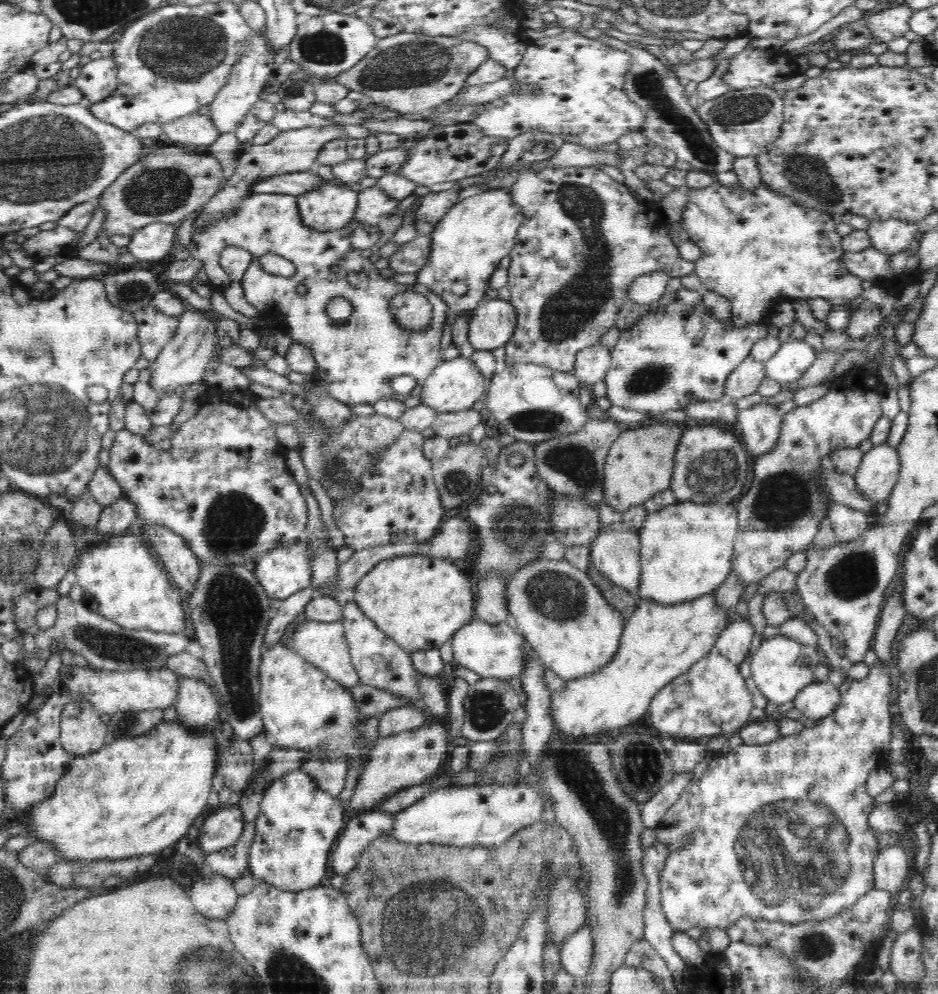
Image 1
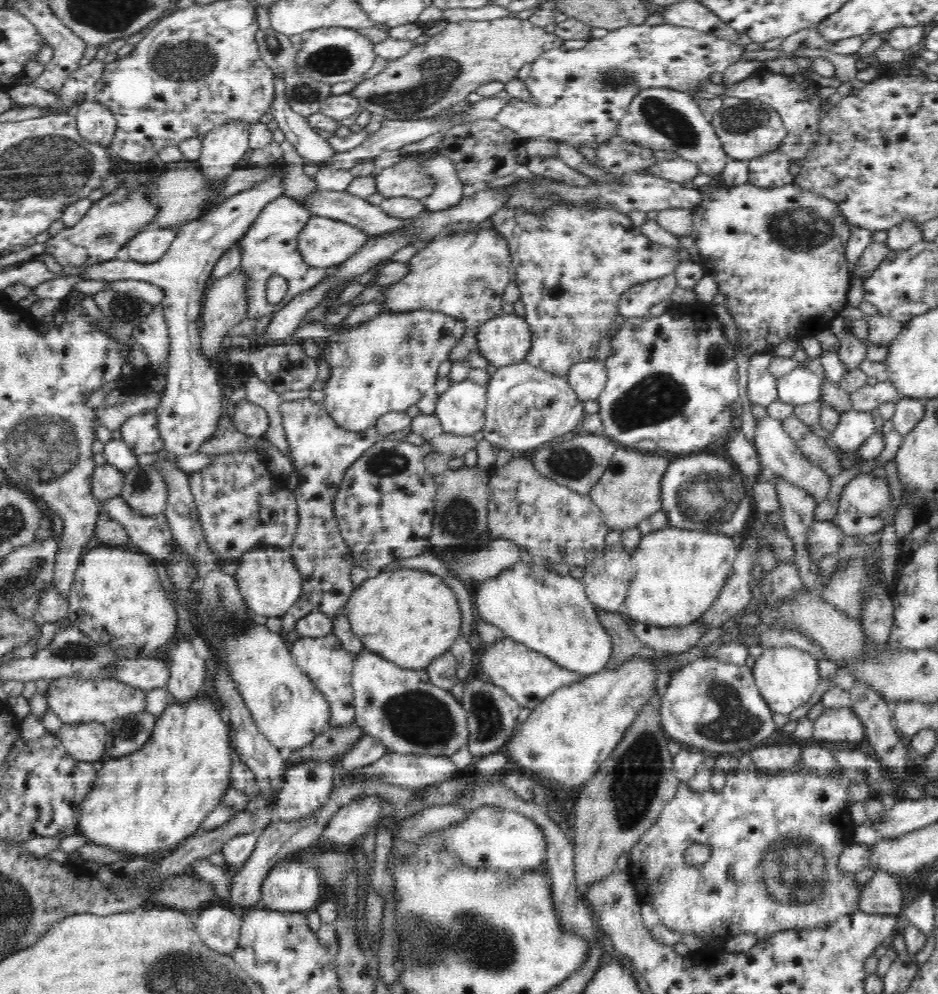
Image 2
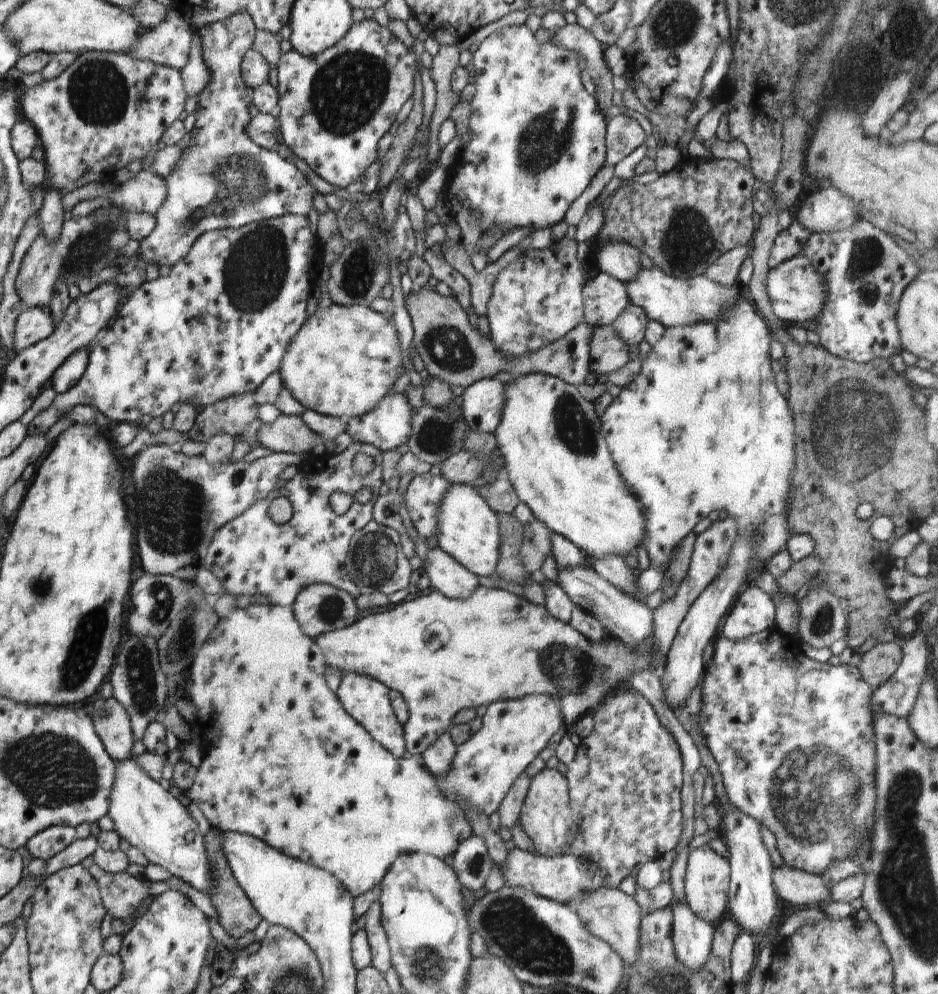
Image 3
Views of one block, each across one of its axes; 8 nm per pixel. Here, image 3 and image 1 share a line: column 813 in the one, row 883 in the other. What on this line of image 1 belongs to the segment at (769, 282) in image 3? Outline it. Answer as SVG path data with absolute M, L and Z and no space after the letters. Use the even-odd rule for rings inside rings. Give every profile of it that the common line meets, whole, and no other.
M297 769L282 776L266 790L260 804L248 871L286 892L318 886L326 874L330 850L346 826L345 811L340 799L321 790L306 772Z

